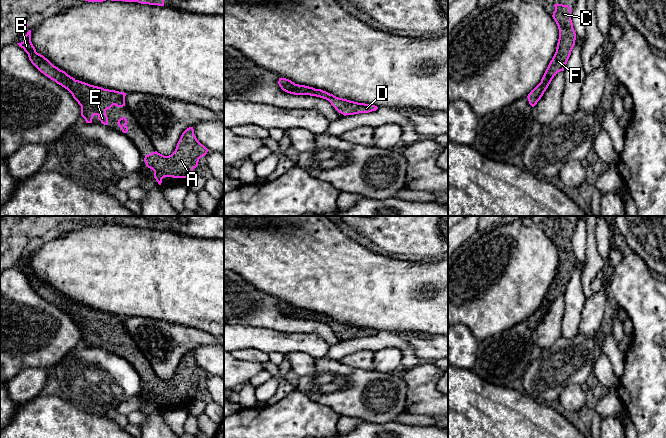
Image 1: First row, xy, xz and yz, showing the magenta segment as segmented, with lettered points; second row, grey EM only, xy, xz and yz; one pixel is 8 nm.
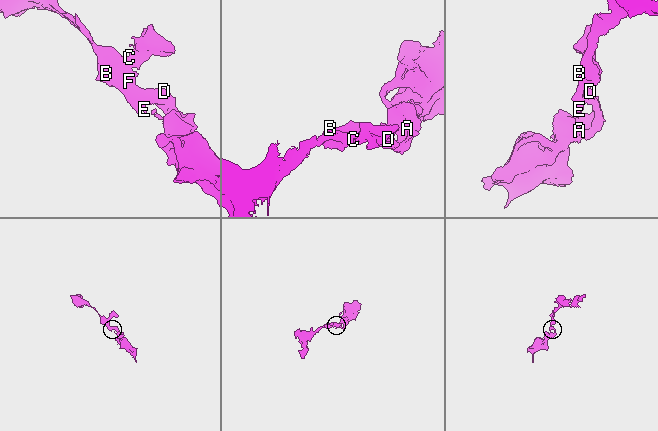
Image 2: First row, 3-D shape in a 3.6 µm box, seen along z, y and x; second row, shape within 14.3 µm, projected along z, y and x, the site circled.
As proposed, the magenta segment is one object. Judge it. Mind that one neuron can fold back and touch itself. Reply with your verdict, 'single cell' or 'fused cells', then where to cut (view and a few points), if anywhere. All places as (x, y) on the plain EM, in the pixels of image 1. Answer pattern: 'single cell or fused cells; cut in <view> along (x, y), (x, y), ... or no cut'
single cell; no cut

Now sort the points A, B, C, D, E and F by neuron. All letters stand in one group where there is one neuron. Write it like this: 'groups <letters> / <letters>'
groups A B C D E F

